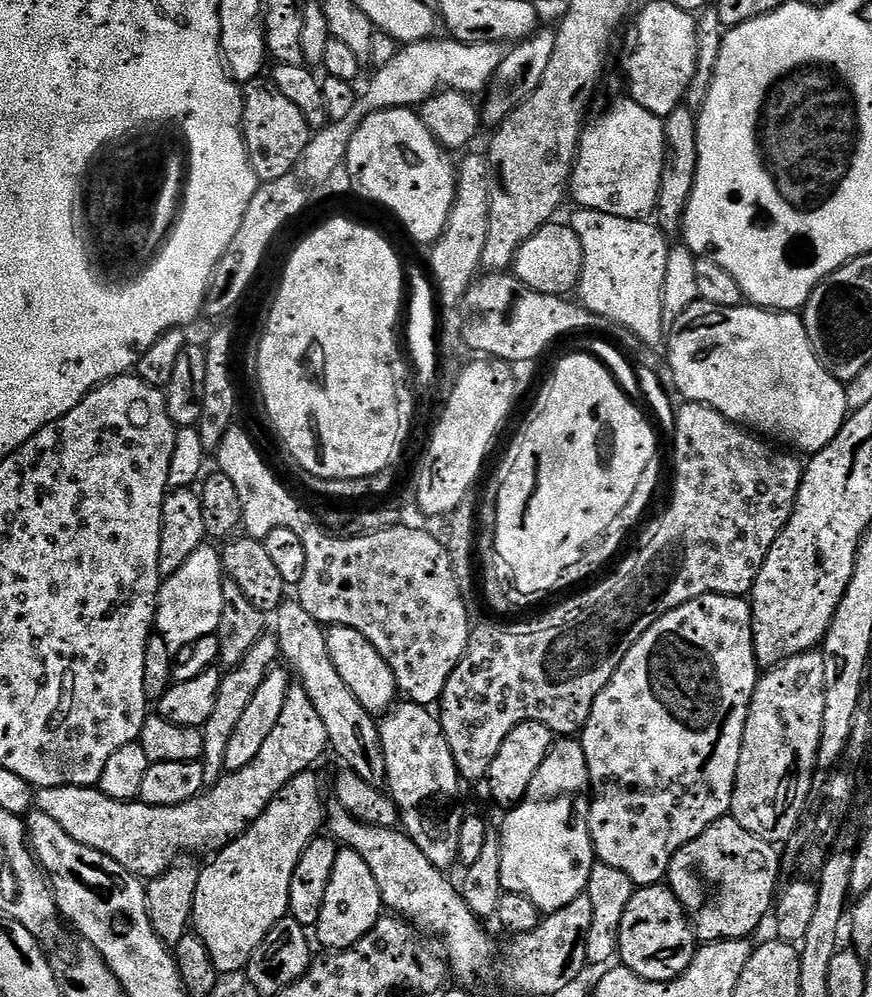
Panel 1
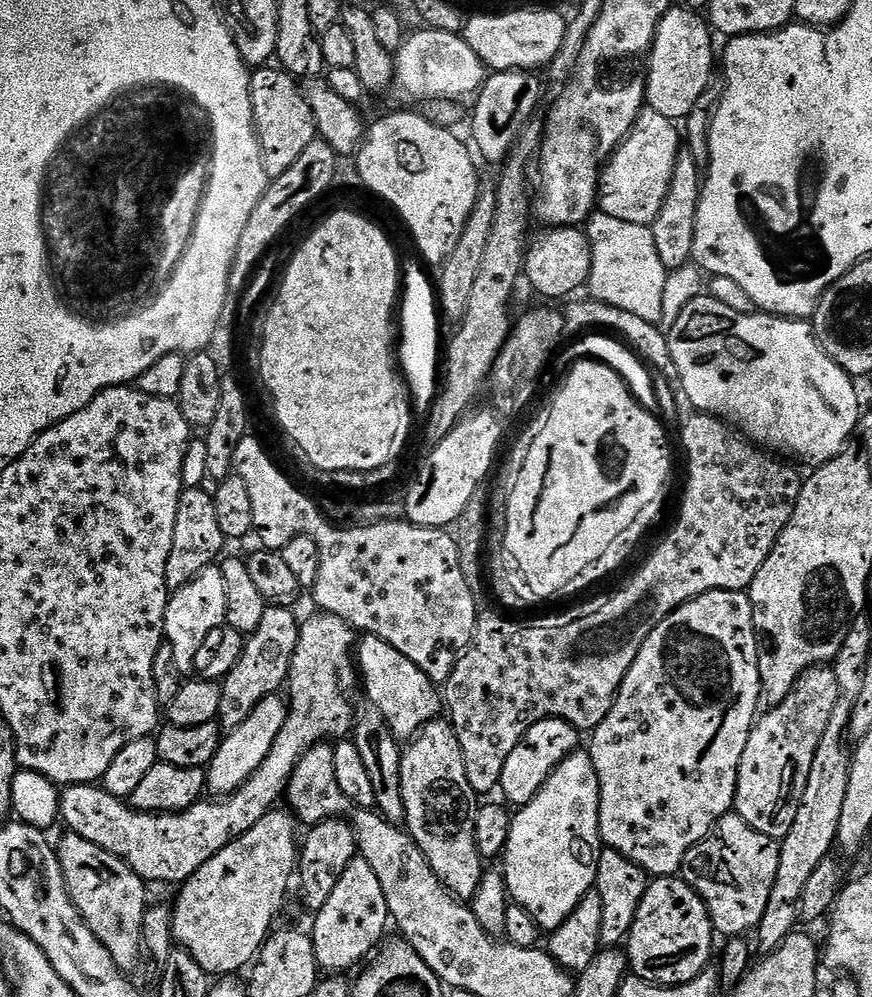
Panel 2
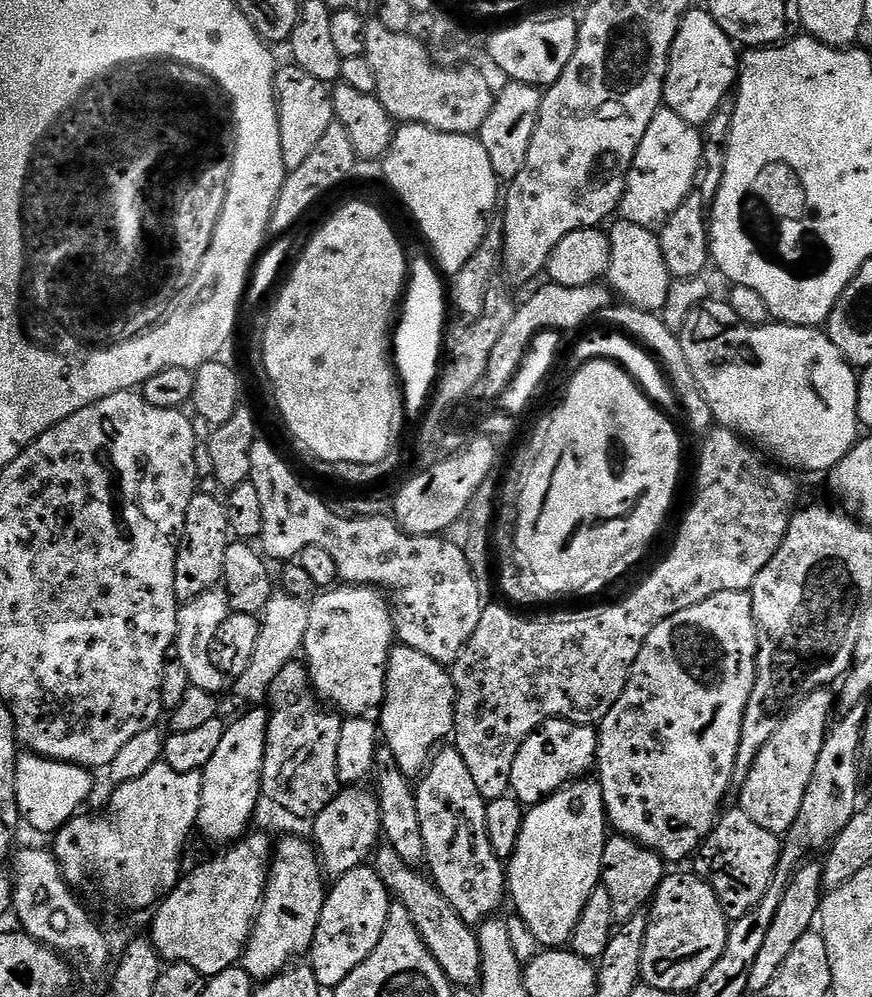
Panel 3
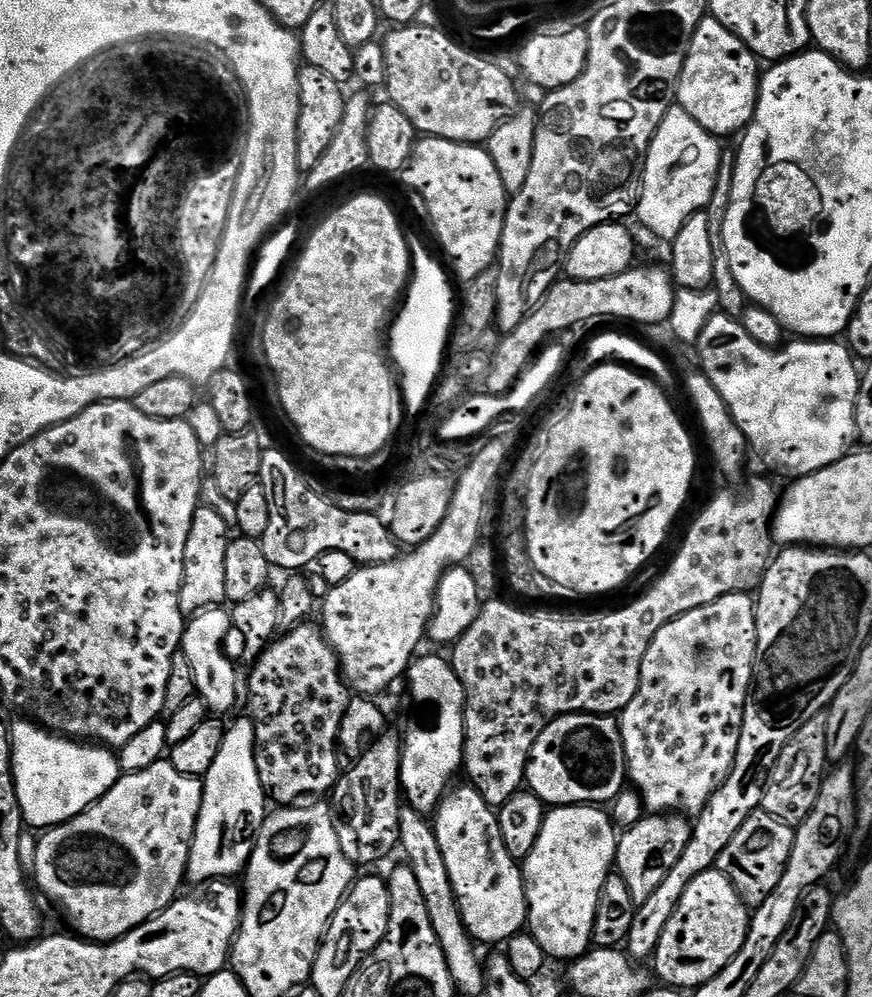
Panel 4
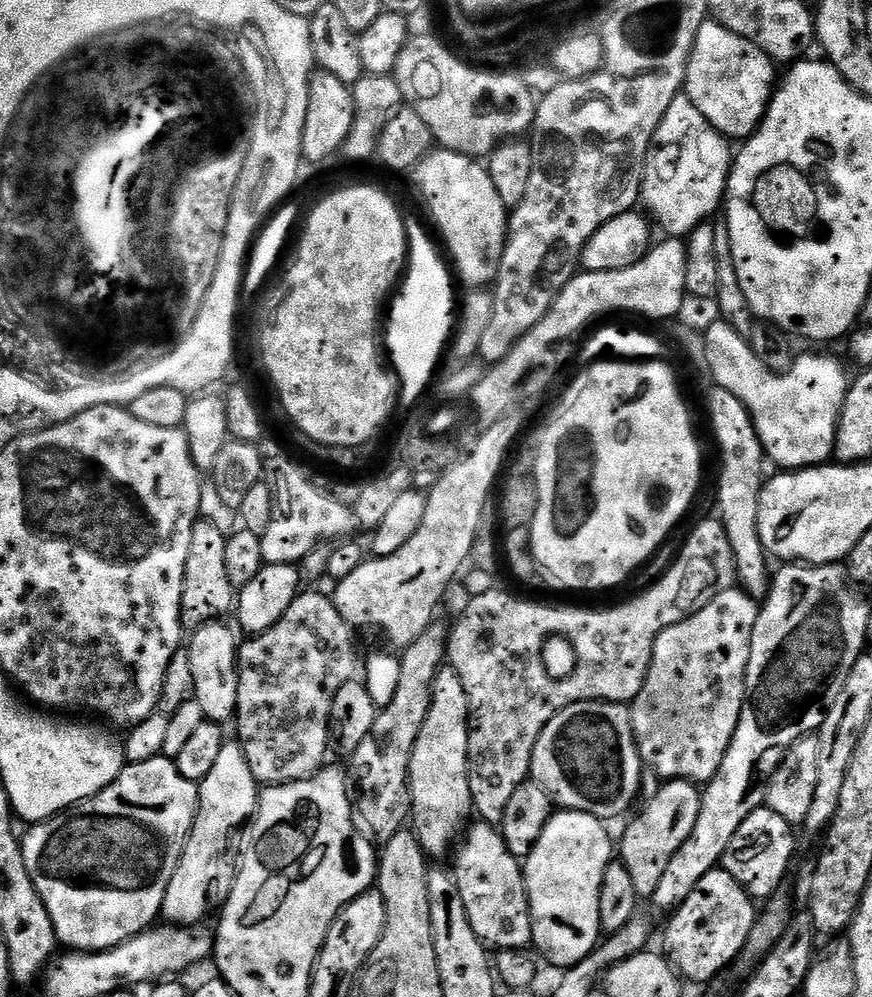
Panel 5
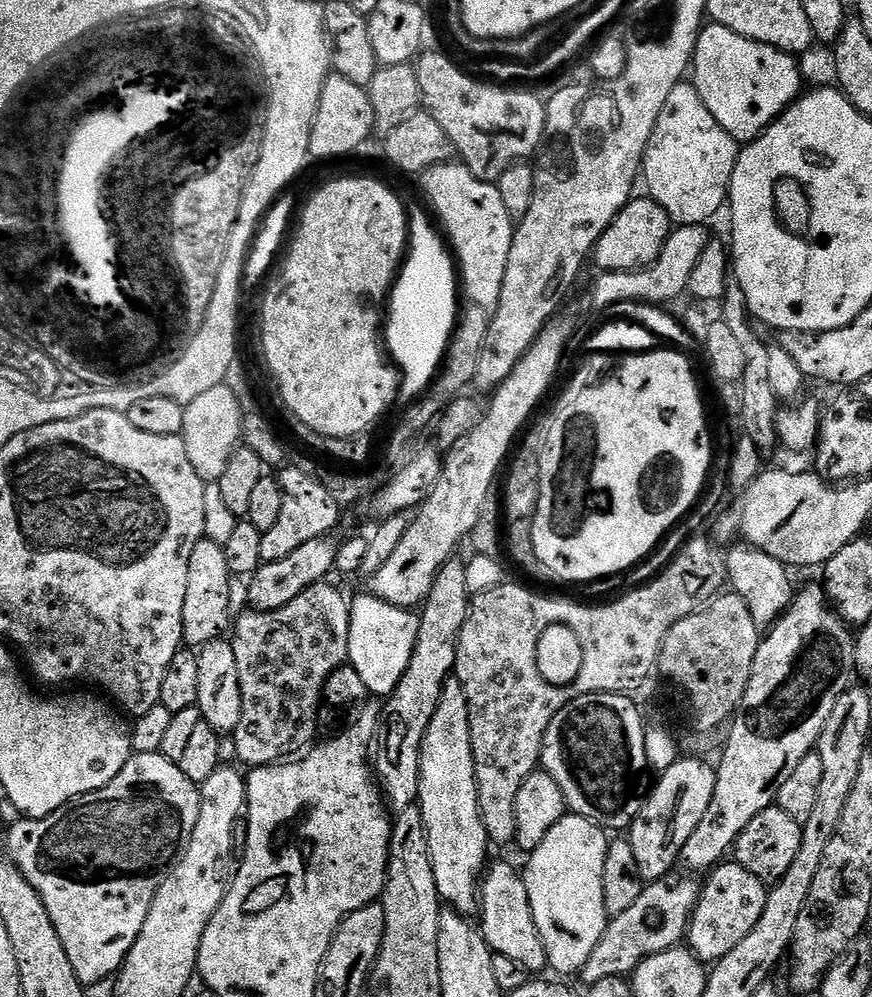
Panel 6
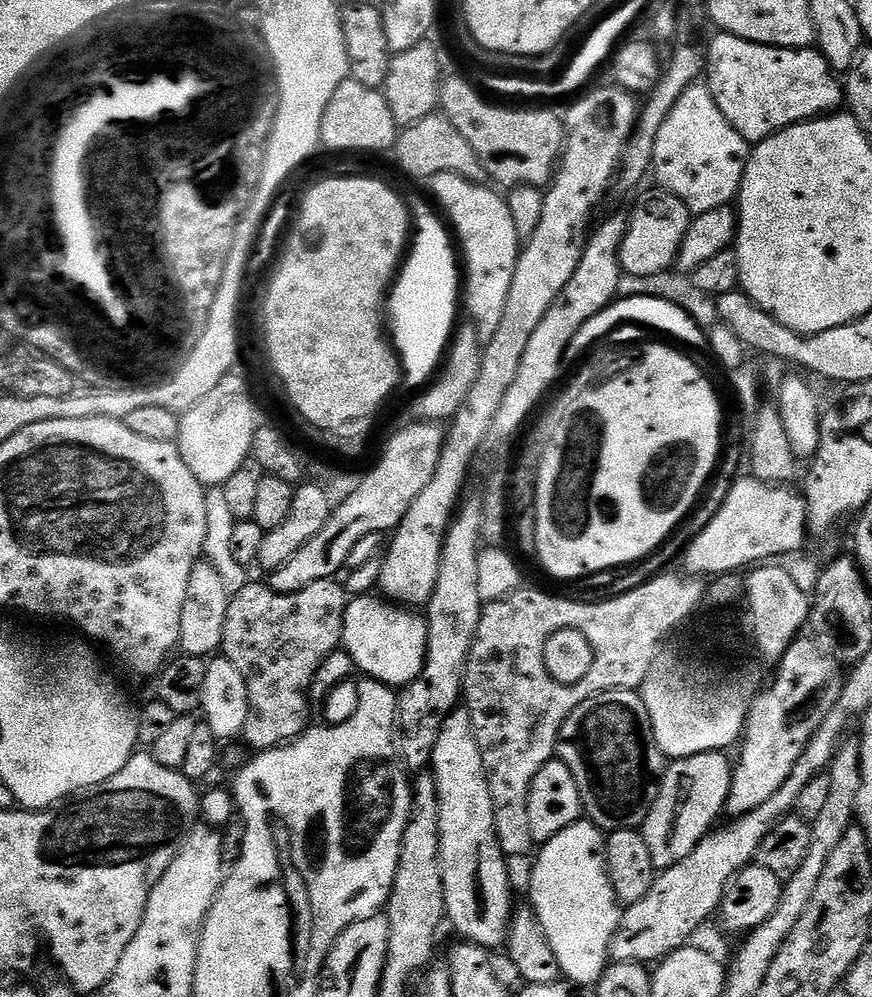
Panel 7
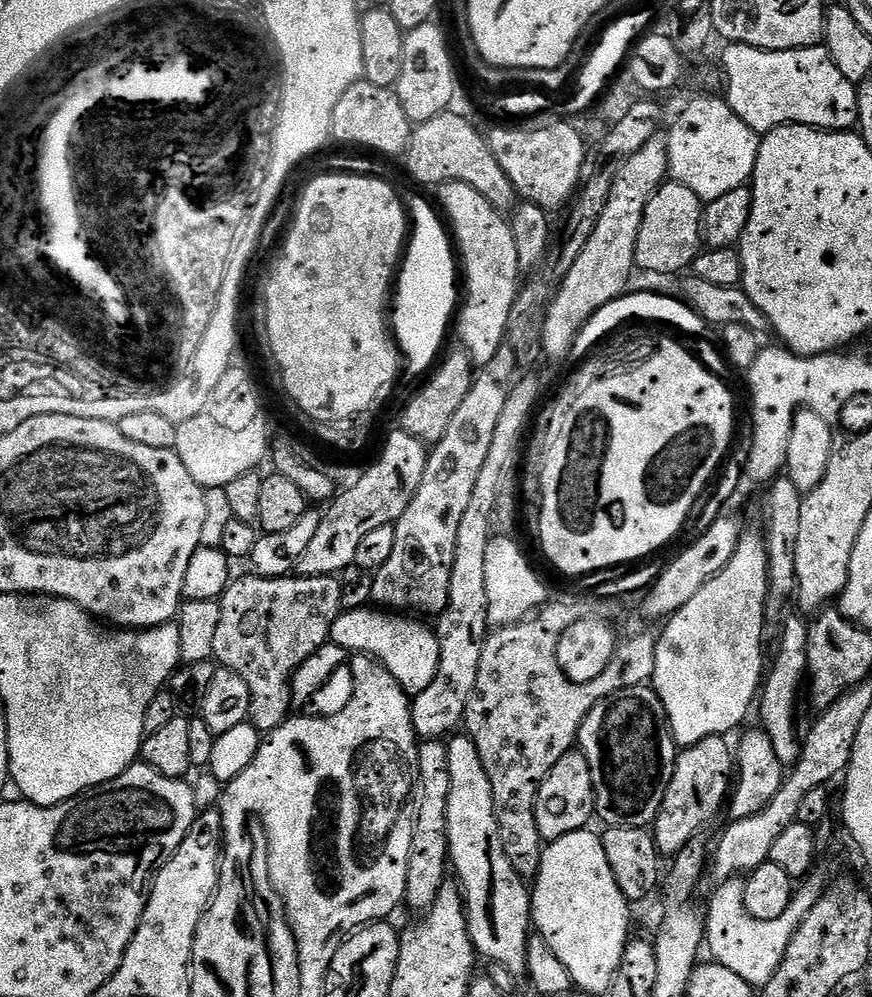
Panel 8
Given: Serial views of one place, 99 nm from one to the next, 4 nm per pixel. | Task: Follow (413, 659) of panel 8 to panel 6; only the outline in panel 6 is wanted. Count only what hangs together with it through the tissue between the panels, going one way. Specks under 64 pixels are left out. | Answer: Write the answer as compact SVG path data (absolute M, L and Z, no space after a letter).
M365 592L351 599L348 661L358 670L365 682L369 695L386 698L397 688L402 675L409 668L417 644L419 615L409 609L396 607Z

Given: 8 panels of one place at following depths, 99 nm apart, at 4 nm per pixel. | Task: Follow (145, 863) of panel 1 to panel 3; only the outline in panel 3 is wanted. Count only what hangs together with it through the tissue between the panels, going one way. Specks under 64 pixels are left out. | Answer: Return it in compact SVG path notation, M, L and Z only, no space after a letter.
M344 584L321 591L307 605L309 622L302 649L302 660L308 672L308 683L325 705L331 706L345 717L368 716L371 708L379 709L384 703L388 654L397 639L396 621L390 615L390 604L389 601L388 604L384 601L384 596L385 593L375 586Z

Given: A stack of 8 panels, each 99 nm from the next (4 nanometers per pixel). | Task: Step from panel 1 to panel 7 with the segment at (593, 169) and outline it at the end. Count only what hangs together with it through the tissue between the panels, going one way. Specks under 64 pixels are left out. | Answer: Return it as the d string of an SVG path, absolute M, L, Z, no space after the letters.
M697 82L688 87L686 92L674 102L674 108L666 117L666 122L658 130L658 140L654 142L654 158L652 172L663 191L677 196L689 213L695 214L731 205L739 197L742 174L746 170L746 162L750 145L730 122L726 122L726 114L718 110L718 102L714 102L712 91L707 83Z

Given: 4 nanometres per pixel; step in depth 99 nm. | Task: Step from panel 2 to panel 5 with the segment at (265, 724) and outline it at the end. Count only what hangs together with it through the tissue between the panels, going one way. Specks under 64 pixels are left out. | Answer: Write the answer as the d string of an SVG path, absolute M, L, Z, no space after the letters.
M226 742L222 746L222 754L218 754L214 770L210 770L210 774L199 781L198 791L200 807L196 809L192 833L188 835L178 870L174 870L170 886L166 886L162 916L172 926L199 925L196 923L208 912L208 899L212 892L219 898L227 897L236 881L237 869L232 868L228 861L228 847L232 844L232 835L256 815L258 803L258 785L254 774L250 774L246 754L240 749L239 743Z

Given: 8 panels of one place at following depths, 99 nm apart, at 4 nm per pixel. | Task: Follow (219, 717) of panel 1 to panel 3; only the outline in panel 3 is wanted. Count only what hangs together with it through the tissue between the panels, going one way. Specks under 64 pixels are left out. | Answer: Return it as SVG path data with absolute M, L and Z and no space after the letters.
M283 590L273 591L270 602L266 604L261 613L260 621L258 643L254 648L250 665L241 676L235 677L233 681L235 694L250 706L259 705L267 699L271 682L274 682L274 678L285 666L293 663L293 660L301 653L309 622L307 603L289 596Z

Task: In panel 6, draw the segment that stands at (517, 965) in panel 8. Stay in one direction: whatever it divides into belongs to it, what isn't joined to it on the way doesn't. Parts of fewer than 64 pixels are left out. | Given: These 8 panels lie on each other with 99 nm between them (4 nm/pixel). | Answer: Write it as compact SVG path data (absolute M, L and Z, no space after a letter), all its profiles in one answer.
M449 678L444 683L438 710L434 710L426 738L422 738L418 807L422 810L426 826L428 853L441 901L463 916L475 917L480 911L480 885L490 860L490 841L478 806L466 690L455 678Z

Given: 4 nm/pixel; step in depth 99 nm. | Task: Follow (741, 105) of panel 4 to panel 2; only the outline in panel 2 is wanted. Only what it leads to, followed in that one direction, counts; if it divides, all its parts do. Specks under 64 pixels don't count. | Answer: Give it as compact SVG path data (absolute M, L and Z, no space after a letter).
M679 6L669 8L656 28L656 37L648 58L648 90L646 104L662 118L683 121L694 110L694 102L702 98L702 90L714 82L712 71L718 68L718 52L712 49L713 29L699 12Z

